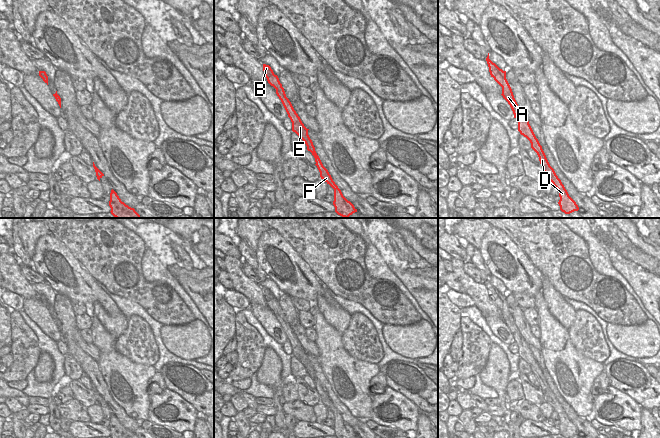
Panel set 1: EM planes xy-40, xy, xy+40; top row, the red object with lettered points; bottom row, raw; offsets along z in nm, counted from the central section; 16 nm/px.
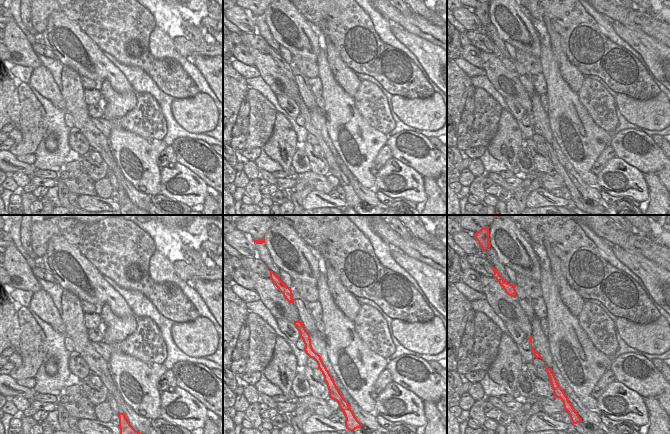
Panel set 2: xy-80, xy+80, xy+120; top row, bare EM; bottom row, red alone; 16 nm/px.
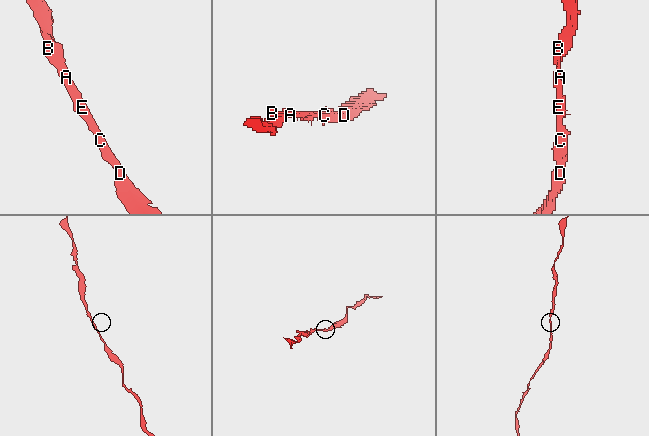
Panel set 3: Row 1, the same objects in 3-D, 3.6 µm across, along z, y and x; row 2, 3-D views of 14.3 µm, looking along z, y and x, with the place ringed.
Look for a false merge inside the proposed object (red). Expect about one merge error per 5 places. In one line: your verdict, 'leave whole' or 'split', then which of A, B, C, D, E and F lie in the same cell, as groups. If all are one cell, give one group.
leave whole | A B C D E F

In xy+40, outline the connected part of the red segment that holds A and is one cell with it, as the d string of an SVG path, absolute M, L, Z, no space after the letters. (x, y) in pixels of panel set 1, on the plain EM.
M489 277L486 282L486 285L489 291L489 296L491 301L493 301L494 304L502 311L501 319L510 329L514 338L514 342L516 342L518 345L518 355L520 356L521 359L523 359L530 365L531 372L537 377L540 388L542 389L544 395L544 401L549 403L553 407L553 409L558 413L559 421L560 421L558 428L560 430L560 434L565 438L570 438L574 435L578 435L579 434L578 429L569 420L561 404L556 399L554 393L550 390L546 382L546 379L542 373L542 370L540 369L538 363L536 362L529 348L529 345L525 342L524 338L520 334L514 322L512 313L506 303L506 295L500 293L495 287L493 287L489 283Z

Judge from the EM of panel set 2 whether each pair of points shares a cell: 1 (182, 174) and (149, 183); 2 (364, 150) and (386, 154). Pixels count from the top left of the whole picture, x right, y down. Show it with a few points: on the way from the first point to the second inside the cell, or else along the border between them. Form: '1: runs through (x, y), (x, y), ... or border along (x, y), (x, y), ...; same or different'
1: border along (161, 168), (160, 191), (158, 193); different
2: border along (385, 144), (379, 151), (371, 168), (373, 175); different

